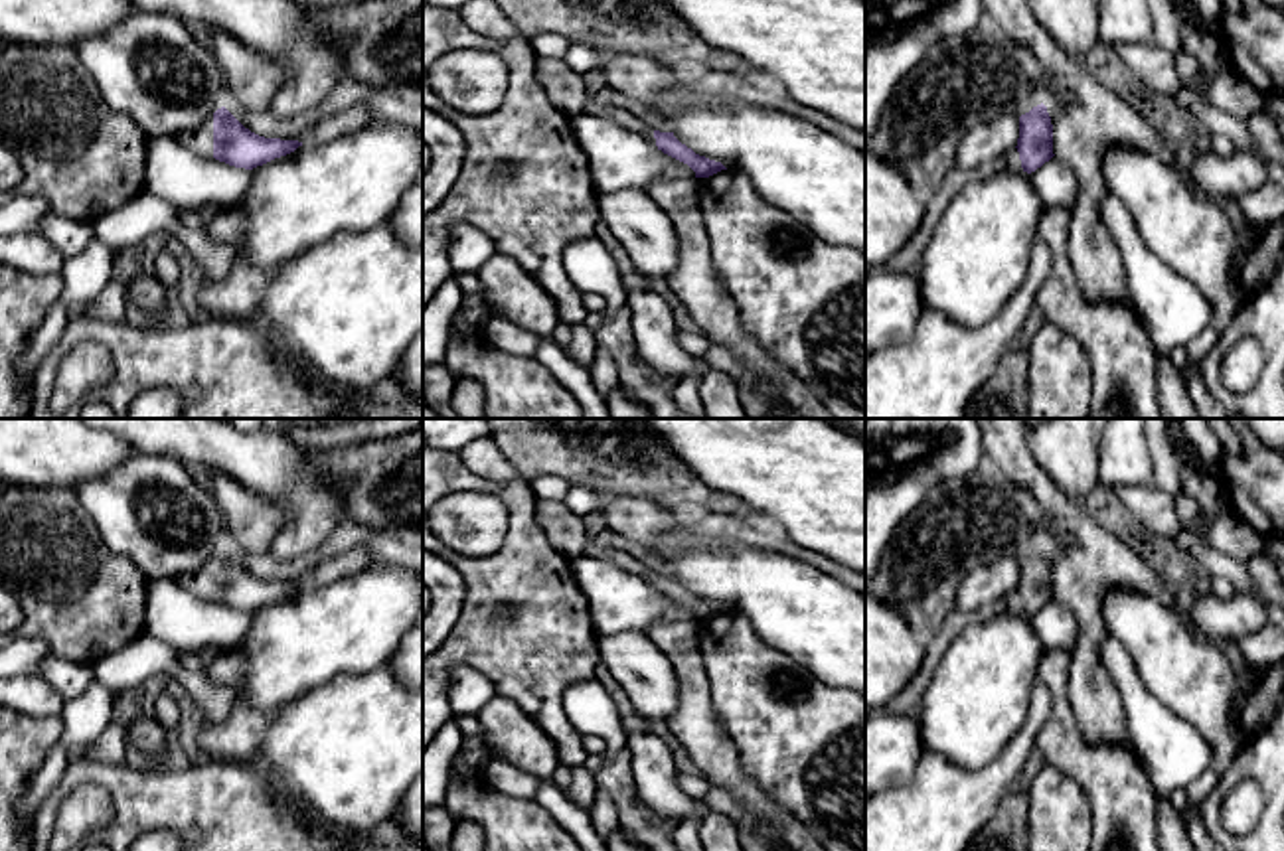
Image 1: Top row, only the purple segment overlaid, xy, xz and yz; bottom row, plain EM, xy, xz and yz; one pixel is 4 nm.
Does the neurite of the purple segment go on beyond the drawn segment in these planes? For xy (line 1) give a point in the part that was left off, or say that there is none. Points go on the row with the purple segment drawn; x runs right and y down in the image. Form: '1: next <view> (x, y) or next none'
1: next xy (200, 139)

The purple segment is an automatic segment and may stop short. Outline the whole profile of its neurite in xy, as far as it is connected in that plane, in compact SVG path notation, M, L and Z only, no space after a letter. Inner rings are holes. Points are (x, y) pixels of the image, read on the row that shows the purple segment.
M225 107L176 138L198 154L245 170L263 166L302 146L298 140L265 138L251 132Z

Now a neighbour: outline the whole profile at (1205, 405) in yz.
M1185 373L1185 385L1197 419L1229 419L1223 407L1207 393L1199 373Z

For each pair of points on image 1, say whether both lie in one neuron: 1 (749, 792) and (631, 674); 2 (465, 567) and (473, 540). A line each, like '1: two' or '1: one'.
1: two
2: two

